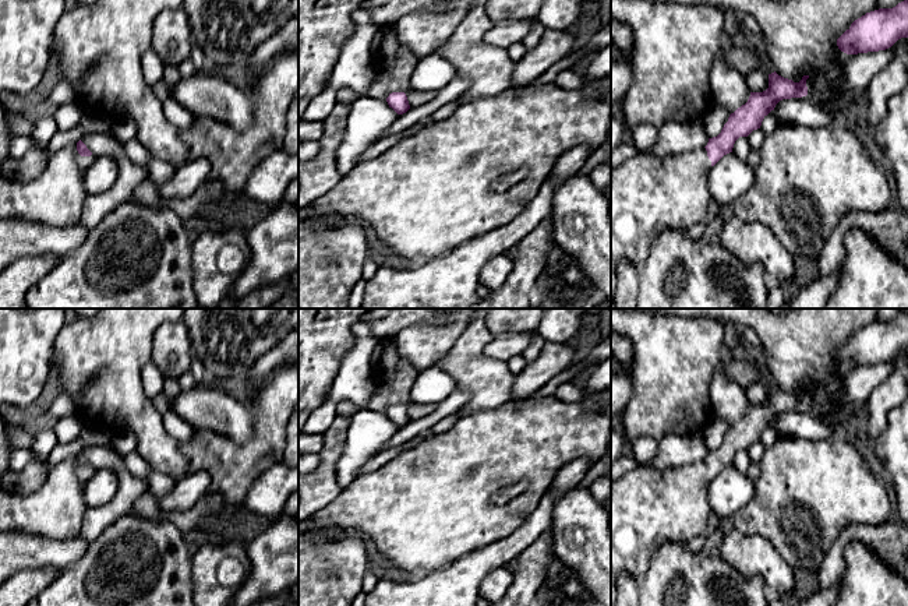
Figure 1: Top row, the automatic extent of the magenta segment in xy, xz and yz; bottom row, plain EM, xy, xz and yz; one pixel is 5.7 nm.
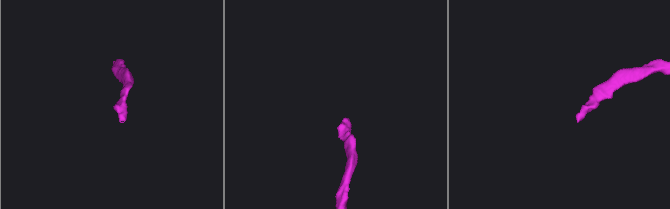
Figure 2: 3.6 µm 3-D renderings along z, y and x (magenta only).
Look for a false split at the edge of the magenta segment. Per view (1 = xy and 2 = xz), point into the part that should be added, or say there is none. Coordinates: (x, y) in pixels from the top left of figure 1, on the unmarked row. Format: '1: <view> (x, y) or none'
1: xy (56, 510)
2: xz (391, 390)

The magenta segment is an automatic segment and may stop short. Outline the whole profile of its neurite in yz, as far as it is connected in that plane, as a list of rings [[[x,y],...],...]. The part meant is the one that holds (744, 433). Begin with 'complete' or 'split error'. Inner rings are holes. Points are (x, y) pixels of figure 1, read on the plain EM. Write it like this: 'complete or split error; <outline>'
split error; [[[774,384],[769,387],[769,401],[763,405],[750,405],[748,415],[729,427],[721,445],[709,451],[706,459],[663,471],[636,466],[611,482],[611,606],[615,606],[619,578],[623,574],[635,579],[643,577],[663,542],[688,542],[706,532],[711,512],[710,482],[724,468],[732,465],[739,450],[748,450],[760,441],[763,431],[780,413],[806,409],[808,391],[809,388],[803,388],[799,395],[794,395]]]

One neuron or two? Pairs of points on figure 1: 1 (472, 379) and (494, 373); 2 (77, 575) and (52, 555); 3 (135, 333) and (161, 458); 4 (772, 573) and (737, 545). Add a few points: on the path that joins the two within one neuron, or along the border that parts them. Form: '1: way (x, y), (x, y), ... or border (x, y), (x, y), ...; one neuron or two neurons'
1: way (477, 376), (488, 376); one neuron
2: border (89, 543), (73, 563), (62, 570); two neurons
3: way (129, 363), (129, 407), (148, 427); one neuron
4: way (763, 564), (753, 555), (745, 552); one neuron

